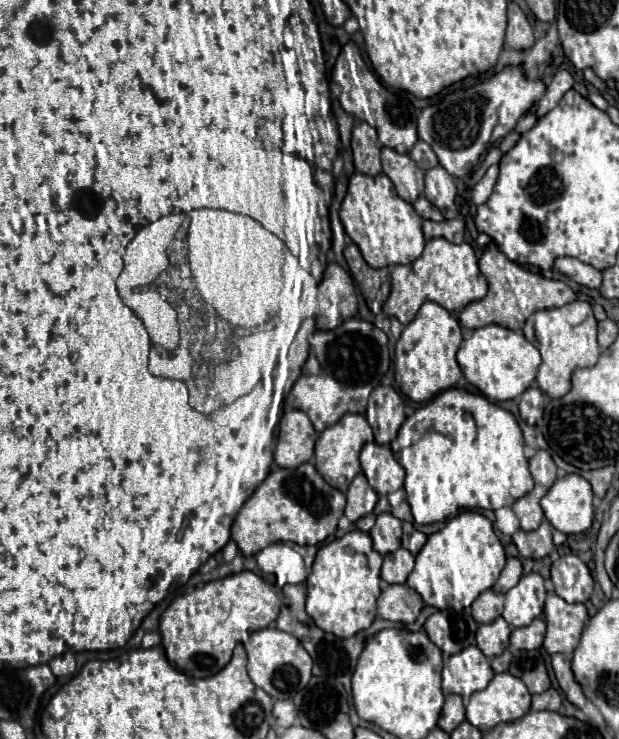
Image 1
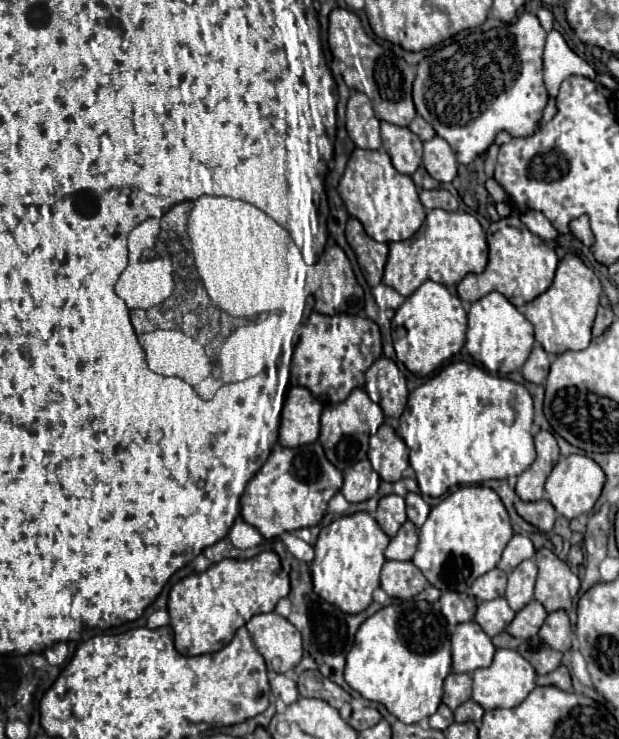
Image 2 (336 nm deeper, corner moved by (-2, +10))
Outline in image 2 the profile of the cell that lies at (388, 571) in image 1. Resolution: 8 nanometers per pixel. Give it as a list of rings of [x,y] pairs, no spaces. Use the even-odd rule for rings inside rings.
[[[405,522],[401,530],[391,538],[391,544],[385,550],[387,560],[411,560],[417,550],[417,528],[413,522]]]

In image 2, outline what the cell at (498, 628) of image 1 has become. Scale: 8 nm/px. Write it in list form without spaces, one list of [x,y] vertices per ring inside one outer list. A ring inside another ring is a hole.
[[[495,598],[489,602],[481,602],[477,606],[475,622],[485,630],[485,634],[495,636],[507,628],[507,624],[515,618],[515,612],[509,608],[505,598]]]

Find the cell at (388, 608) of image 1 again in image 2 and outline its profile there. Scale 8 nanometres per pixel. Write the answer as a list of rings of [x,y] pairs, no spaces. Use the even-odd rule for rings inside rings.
[[[387,560],[381,570],[381,588],[391,598],[409,600],[417,596],[427,584],[427,578],[421,574],[421,570],[417,570],[413,562]]]

